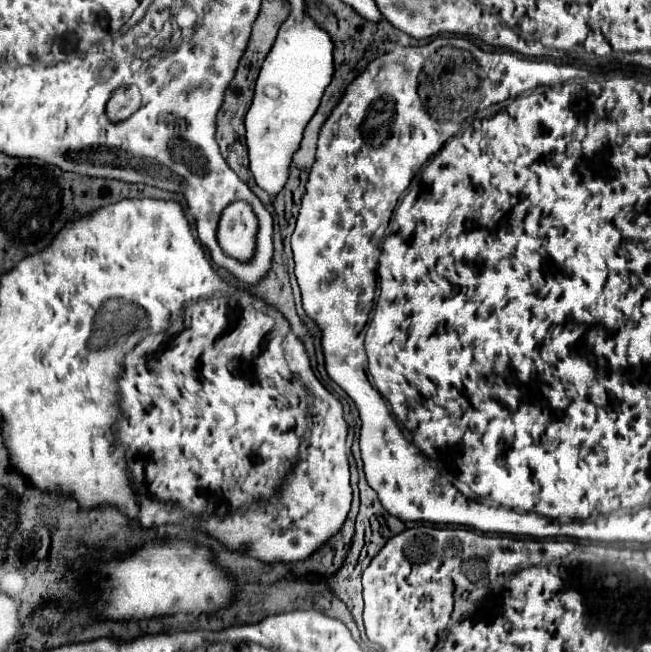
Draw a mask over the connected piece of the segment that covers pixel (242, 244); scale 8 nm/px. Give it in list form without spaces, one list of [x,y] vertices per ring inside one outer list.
[[[233,201],[227,205],[227,211],[221,213],[217,241],[229,257],[249,263],[257,249],[257,227],[257,217],[251,205],[245,201]]]

